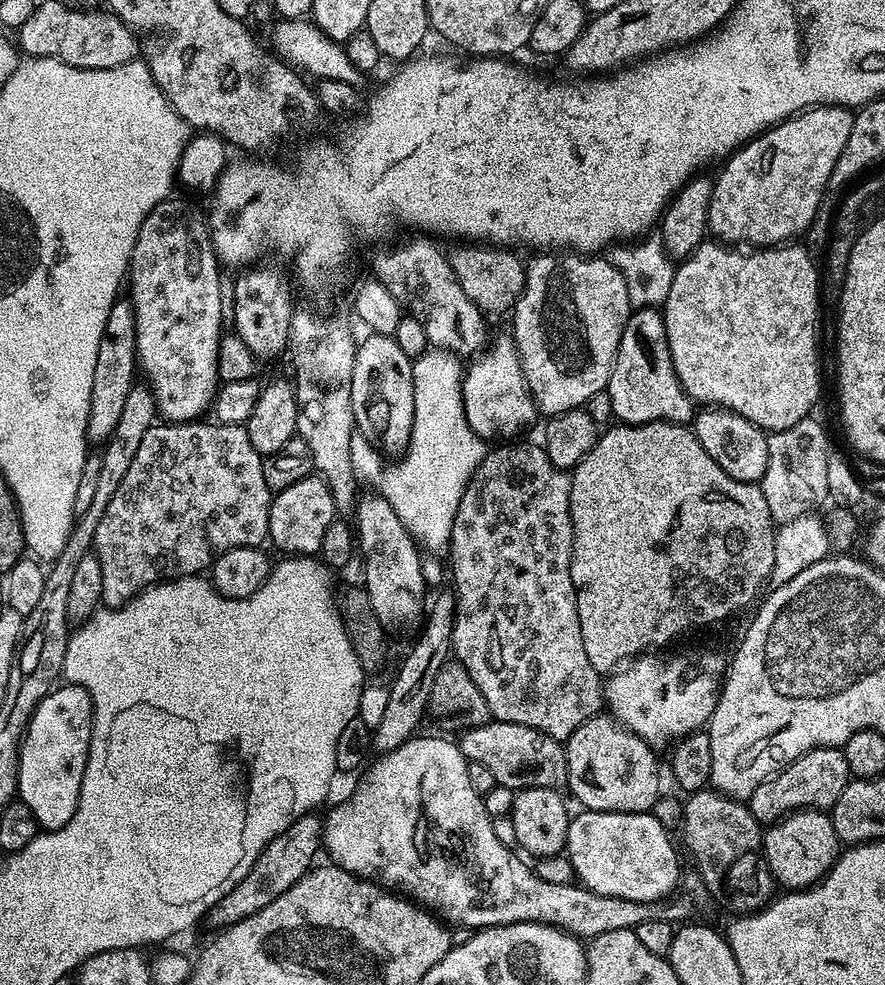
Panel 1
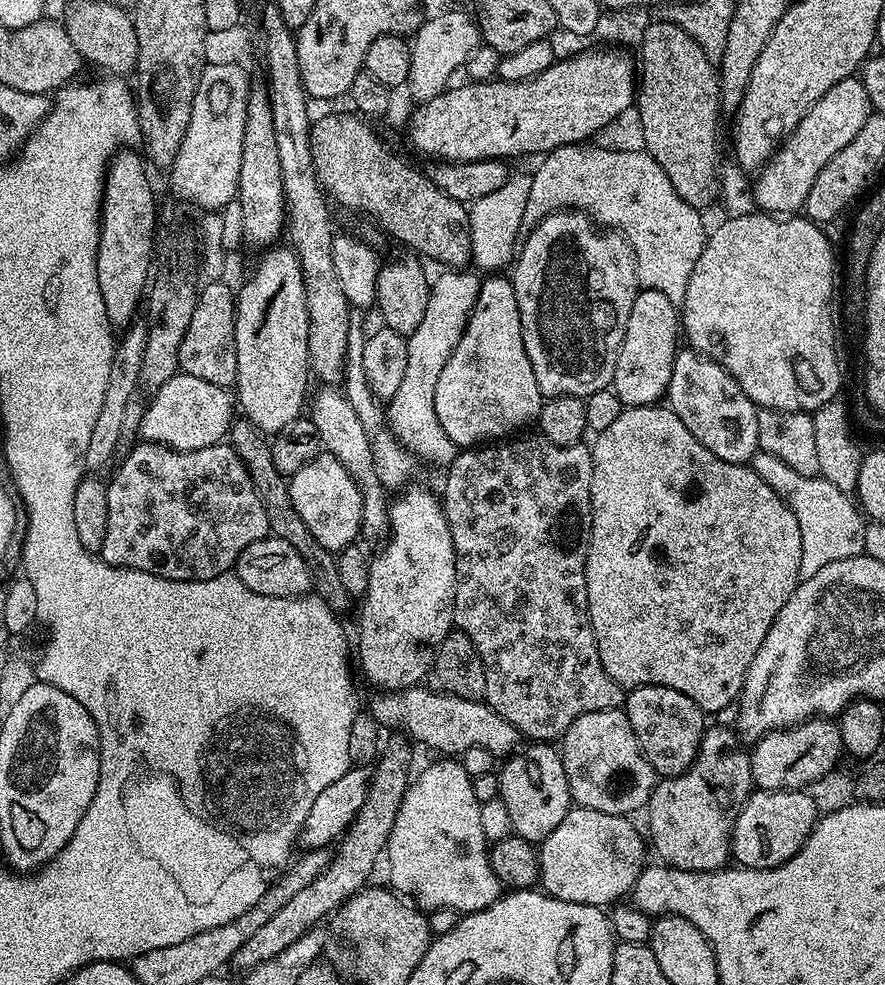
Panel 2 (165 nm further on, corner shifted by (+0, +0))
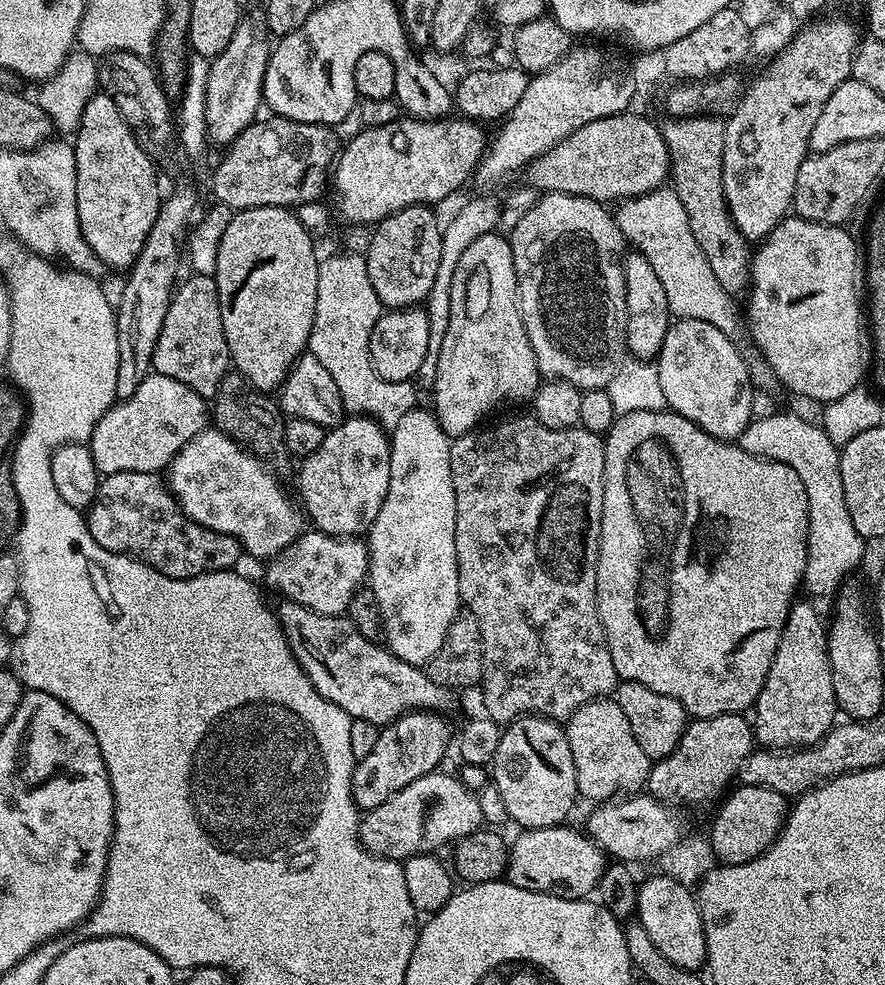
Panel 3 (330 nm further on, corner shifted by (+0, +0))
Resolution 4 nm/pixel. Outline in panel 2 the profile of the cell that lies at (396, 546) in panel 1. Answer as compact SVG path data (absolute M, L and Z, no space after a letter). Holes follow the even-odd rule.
M324 386L319 390L321 392L316 397L313 395L310 400L310 418L314 422L314 426L318 426L318 435L322 438L323 451L338 458L338 462L342 462L342 466L346 466L346 470L350 470L350 474L360 487L362 494L360 536L364 538L366 536L387 537L390 527L388 522L390 500L386 495L386 489L378 482L378 474L374 470L370 438L366 438L366 429L362 426L354 406L350 406L350 402L344 397L343 391L339 387Z

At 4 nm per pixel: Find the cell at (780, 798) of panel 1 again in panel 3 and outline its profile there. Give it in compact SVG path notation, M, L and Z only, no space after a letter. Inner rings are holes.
M793 603L788 612L774 662L754 705L755 743L773 750L811 748L838 720L826 620L814 605L800 603Z

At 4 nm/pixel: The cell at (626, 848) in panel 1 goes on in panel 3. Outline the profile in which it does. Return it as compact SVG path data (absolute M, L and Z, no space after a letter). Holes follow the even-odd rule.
M568 827L525 828L517 831L516 841L511 841L508 850L508 883L522 890L571 900L582 900L595 893L596 883L602 878L606 867L606 853L581 829L580 833L578 829Z

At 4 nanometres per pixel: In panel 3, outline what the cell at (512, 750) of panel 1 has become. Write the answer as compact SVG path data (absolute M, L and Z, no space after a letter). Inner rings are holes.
M281 599L279 603L280 625L294 658L300 661L316 692L346 710L352 719L383 726L406 712L444 710L440 708L451 702L453 693L435 684L423 667L402 662L383 643L358 634L347 615L318 614L292 600Z

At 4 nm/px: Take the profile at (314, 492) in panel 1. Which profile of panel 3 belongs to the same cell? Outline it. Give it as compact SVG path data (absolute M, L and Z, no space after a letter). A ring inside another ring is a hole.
M349 415L335 428L329 428L322 438L322 446L314 454L303 457L300 468L299 503L310 521L311 527L328 536L360 538L371 528L390 486L390 436L369 416Z

